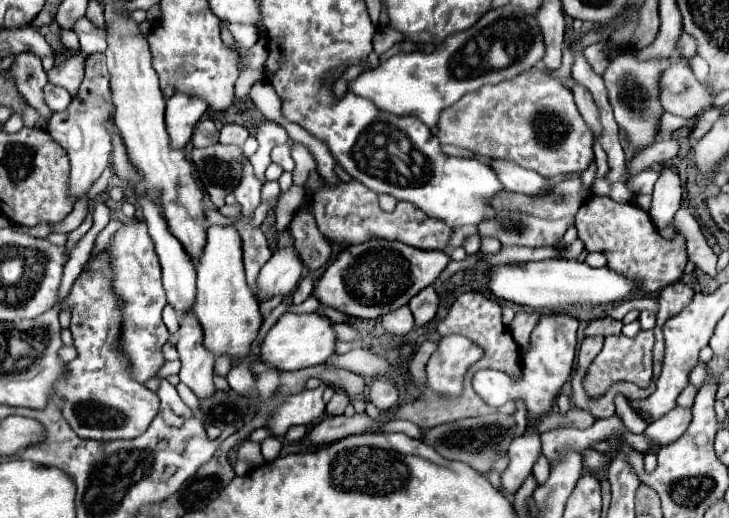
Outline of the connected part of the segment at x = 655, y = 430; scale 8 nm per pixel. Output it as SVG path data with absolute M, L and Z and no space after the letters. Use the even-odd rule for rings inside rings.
M674 408L672 412L668 412L668 416L664 416L664 420L658 420L658 424L648 424L644 436L658 446L668 446L672 444L672 440L686 432L690 420L692 420L690 410Z

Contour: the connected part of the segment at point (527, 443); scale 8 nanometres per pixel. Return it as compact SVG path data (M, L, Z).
M528 430L524 436L512 440L508 456L510 464L502 472L502 488L514 494L522 486L524 478L532 472L532 466L540 456L540 436L536 430Z

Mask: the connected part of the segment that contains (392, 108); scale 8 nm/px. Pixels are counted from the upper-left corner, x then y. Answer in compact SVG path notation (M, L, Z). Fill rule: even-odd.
M508 4L486 12L470 30L448 36L448 40L432 54L396 54L378 68L362 72L356 80L348 82L348 92L372 100L382 112L390 112L394 116L416 116L420 122L432 128L438 124L440 112L458 102L464 94L474 92L484 84L496 84L508 76L516 76L516 72L536 66L542 56L544 42L536 18L524 16L518 8L510 8ZM494 44L502 46L502 52L508 56L508 64L494 66L490 62Z

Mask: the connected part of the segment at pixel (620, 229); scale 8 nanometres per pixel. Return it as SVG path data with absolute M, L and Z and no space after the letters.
M594 196L588 204L582 204L575 216L578 238L584 242L586 250L602 252L608 258L608 268L630 280L636 280L640 290L654 294L660 288L680 280L686 266L686 240L682 234L678 238L662 238L650 216L642 212L636 204L618 204L608 196Z

